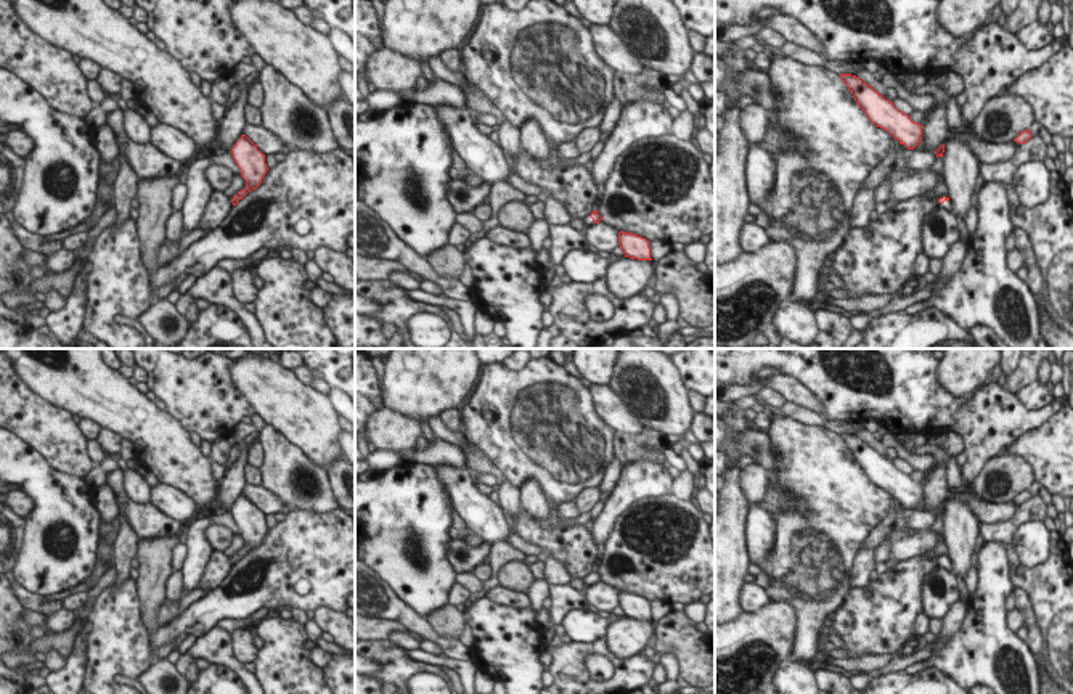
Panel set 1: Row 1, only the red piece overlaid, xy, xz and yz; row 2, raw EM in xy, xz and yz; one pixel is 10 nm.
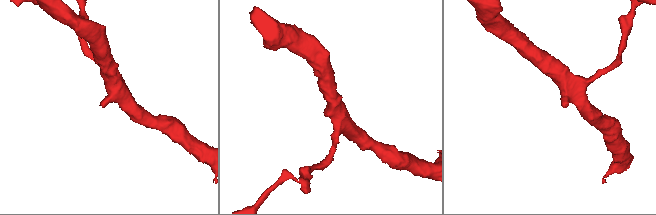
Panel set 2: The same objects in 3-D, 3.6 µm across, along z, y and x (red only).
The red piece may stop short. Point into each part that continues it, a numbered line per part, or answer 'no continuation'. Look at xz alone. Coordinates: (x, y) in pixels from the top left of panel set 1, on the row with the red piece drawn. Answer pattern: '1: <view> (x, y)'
no continuation

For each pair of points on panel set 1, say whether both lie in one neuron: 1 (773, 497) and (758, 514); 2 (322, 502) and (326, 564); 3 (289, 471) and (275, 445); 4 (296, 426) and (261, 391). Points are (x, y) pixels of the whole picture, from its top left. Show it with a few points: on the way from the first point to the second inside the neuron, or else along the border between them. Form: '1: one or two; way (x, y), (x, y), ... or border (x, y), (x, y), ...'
1: two; border (762, 503), (775, 519)
2: two; border (336, 508), (328, 511), (289, 511)
3: one; way (285, 465), (278, 452)
4: one; way (288, 418), (269, 399)

